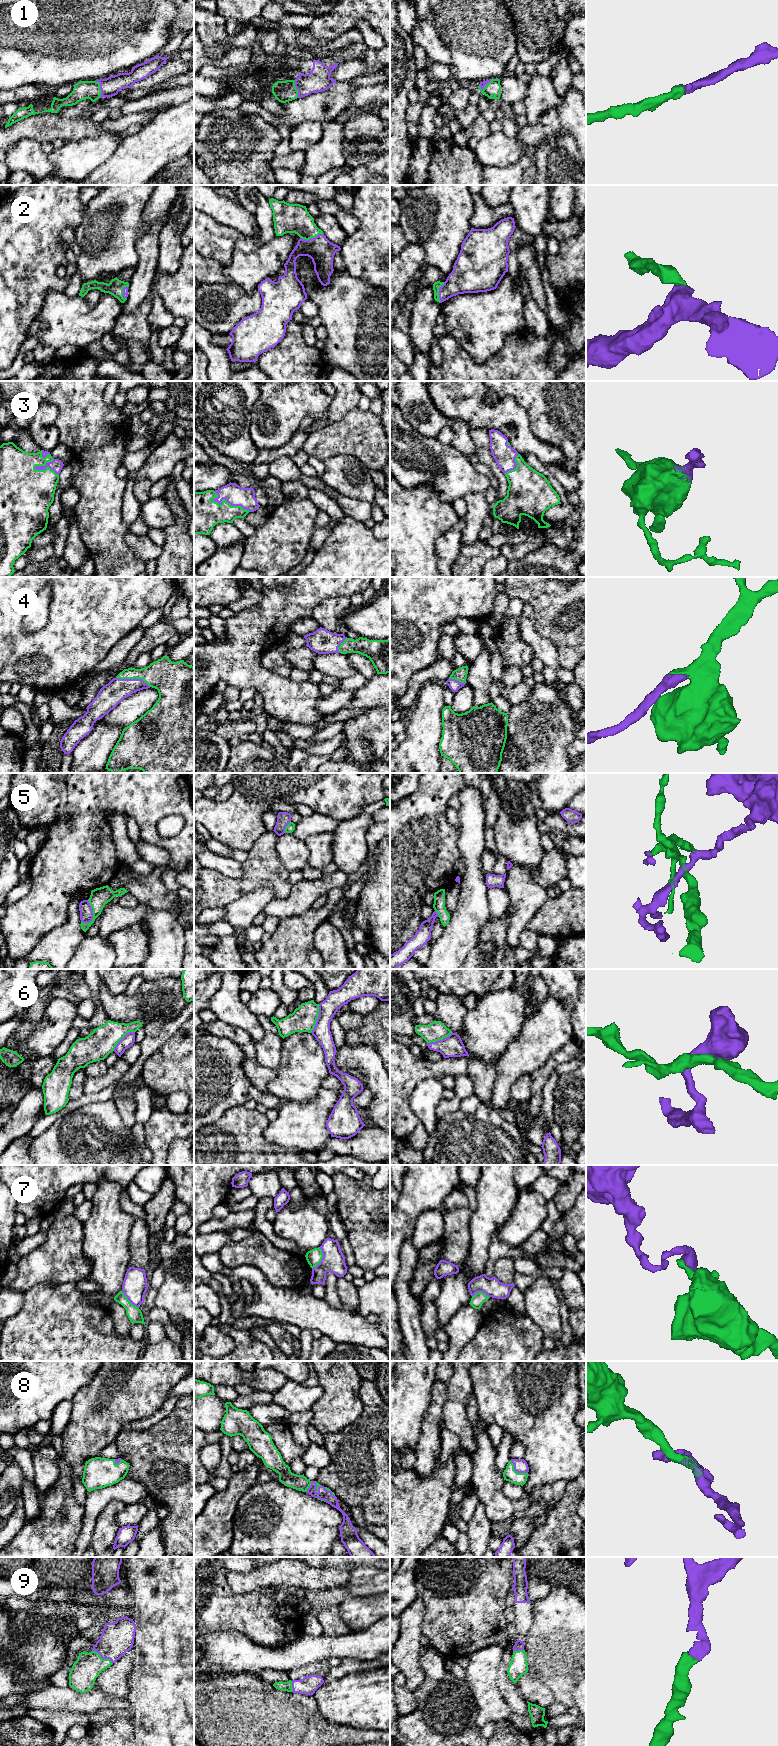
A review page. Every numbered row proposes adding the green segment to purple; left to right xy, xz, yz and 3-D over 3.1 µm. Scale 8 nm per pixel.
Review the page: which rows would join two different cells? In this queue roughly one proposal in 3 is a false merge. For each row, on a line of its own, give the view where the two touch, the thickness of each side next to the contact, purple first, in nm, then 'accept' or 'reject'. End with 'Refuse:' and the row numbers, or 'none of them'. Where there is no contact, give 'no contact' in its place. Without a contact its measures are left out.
1: xy | 150/150 nm | accept
2: xz | 200/240 nm | accept
3: xz | 160/280 nm | accept
4: xy | 190/260 nm | accept
5: xy | 110/150 nm | reject
6: xz | 150/200 nm | reject
7: xz | 180/120 nm | reject
8: yz | 110/110 nm | accept
9: xy | 260/220 nm | accept
Refuse: 5, 6, 7

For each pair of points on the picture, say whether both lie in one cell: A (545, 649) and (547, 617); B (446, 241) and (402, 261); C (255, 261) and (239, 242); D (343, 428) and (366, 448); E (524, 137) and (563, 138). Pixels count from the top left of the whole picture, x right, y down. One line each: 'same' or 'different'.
A: different
B: different
C: different
D: same
E: different

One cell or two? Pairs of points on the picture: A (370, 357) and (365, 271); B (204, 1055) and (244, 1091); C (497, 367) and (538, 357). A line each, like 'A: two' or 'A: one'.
A: two
B: one
C: one

